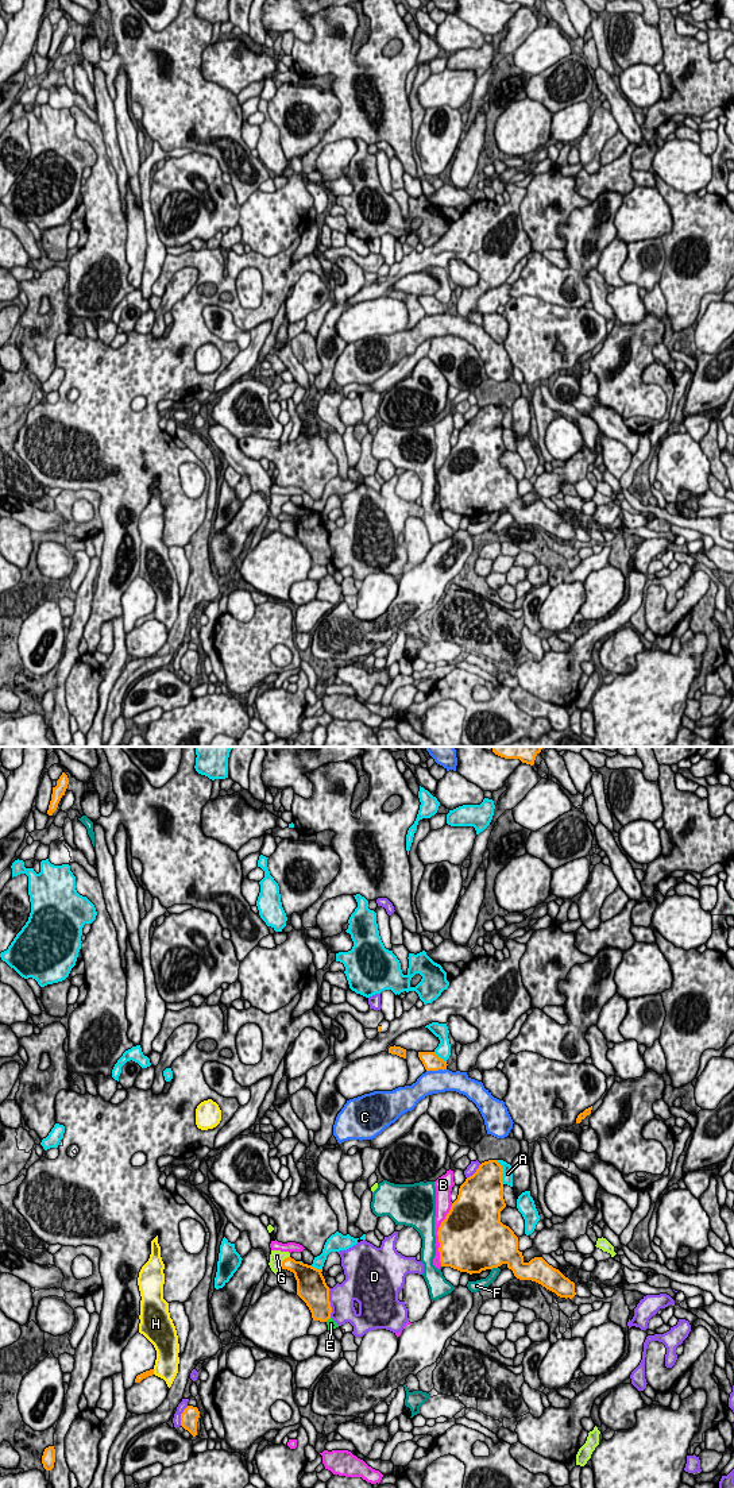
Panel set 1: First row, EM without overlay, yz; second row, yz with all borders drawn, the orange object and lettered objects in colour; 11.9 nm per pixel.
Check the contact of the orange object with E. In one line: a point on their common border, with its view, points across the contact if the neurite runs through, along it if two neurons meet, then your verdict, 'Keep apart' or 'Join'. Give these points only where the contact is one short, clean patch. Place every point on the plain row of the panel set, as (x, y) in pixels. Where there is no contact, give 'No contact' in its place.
Touches orange at yz (328, 562). Boundary: yz (331, 562), (325, 565). Keep apart

